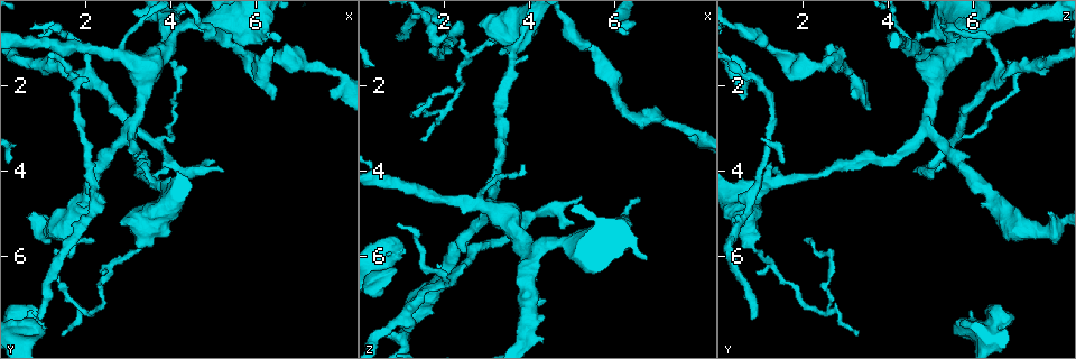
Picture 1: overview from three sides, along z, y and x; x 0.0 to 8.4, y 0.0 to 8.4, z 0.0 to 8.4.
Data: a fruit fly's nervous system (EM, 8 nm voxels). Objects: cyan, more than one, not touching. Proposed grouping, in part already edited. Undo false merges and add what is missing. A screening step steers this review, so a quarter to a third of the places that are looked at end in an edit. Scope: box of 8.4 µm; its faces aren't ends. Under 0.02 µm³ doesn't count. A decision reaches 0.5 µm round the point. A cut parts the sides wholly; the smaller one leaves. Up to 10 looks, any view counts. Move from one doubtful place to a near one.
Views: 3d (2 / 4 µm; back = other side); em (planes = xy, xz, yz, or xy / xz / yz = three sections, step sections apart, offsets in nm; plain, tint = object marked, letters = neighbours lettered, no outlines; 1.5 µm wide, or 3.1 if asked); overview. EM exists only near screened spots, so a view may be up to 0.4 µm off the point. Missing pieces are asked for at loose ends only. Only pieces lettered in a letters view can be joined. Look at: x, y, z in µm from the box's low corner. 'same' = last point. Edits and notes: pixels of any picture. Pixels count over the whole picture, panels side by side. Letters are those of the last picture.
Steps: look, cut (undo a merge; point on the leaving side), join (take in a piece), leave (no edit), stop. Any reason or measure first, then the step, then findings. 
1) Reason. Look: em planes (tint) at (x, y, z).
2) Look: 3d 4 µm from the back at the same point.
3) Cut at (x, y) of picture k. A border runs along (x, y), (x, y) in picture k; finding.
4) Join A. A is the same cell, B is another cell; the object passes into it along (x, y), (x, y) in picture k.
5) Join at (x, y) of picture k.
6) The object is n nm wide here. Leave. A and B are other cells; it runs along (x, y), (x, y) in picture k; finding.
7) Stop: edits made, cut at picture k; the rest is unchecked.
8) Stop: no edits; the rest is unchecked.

Tapers out. Look: 3d 4 µm at (1.40, 7.85, 3.30).

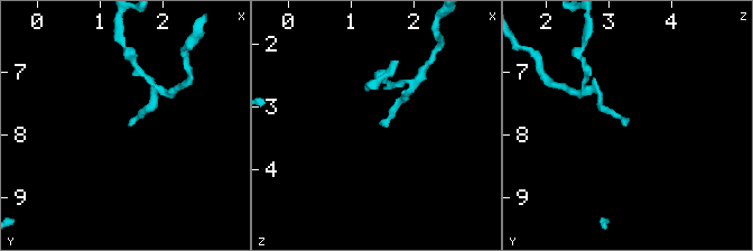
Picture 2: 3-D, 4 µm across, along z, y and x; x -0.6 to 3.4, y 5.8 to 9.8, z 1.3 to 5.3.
Look: em planes (letters) at (1.45, 7.85, 3.30).

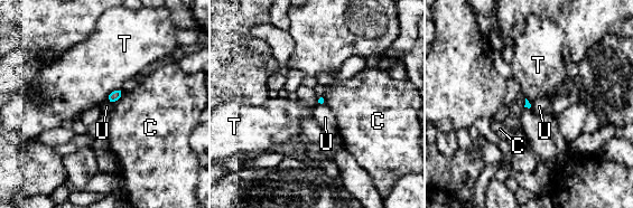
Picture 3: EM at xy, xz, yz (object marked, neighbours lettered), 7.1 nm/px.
Leave. C, T and U are other cells; none of them fits.

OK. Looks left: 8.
Three arms meet. Look: 3d 4 µm at (3.70, 3.35, 5.45).

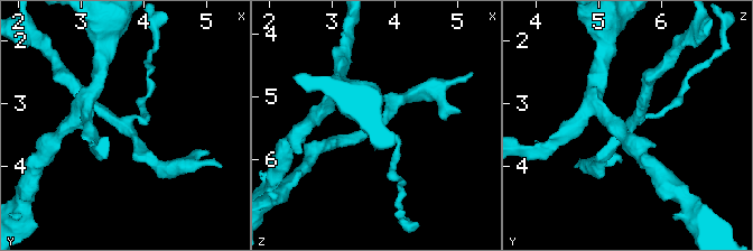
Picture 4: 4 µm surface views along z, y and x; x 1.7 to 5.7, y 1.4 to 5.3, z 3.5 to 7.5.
3 arms meet here; shape alone is not enough. Look: em planes (tint) at (3.65, 3.30, 5.50).

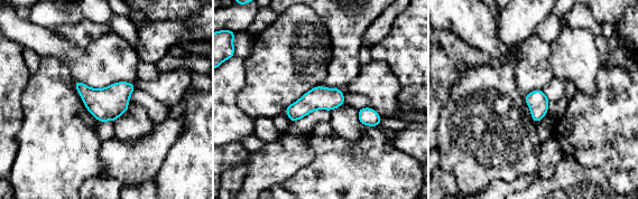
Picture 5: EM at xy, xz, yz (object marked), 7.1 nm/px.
Look: em planes (letters) at the same point.

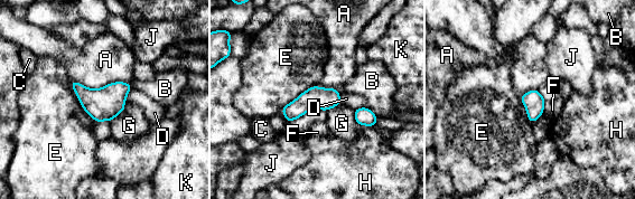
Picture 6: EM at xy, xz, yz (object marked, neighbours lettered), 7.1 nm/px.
The object is 150 nm wide here. Leave. A, B, C, D, E, F, G, H, J and K are other cells; one neuron here.

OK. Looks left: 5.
An open end. Look: 3d 4 µm at (6.65, 0.90, 4.65).

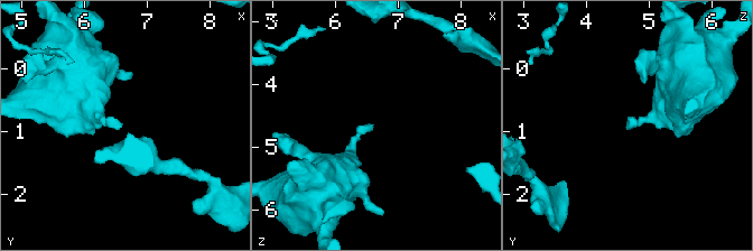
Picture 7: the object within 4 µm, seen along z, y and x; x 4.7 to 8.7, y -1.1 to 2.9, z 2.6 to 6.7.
Look: em planes (tint) at (6.65, 0.90, 4.65).

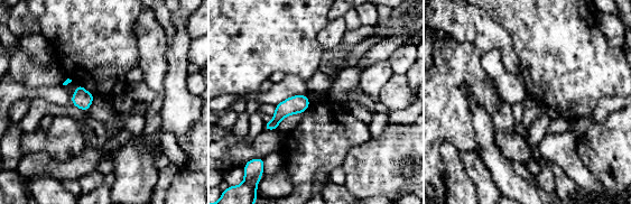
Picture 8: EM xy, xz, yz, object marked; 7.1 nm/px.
Look: em planes (letters) at the same point.

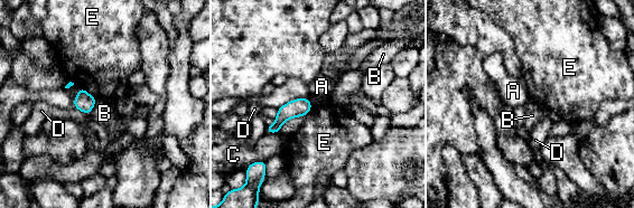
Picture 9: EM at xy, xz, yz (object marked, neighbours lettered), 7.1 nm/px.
The object is 130 nm wide here. Leave. A, B, C, D and E are other cells; a border runs along (96, 98), (89, 113) in picture 9; none of them fits.

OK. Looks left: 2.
Free end. Look: 3d 2 µm at (0.90, 0.50, 5.30).

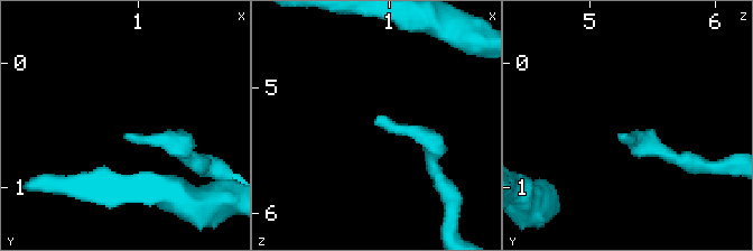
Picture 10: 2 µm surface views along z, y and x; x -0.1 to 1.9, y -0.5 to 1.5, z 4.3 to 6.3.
Need the tissue. Look: em planes (letters) at (0.90, 0.54, 5.28).

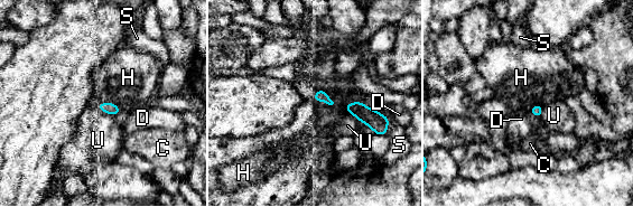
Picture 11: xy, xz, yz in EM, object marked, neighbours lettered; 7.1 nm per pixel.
Leave. C, D, H, S and U are other cells; a border runs along (322, 88), (333, 102), (332, 105) in picture 11; none of them fits.

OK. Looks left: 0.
Stop: no edits; the rest is unchecked.

